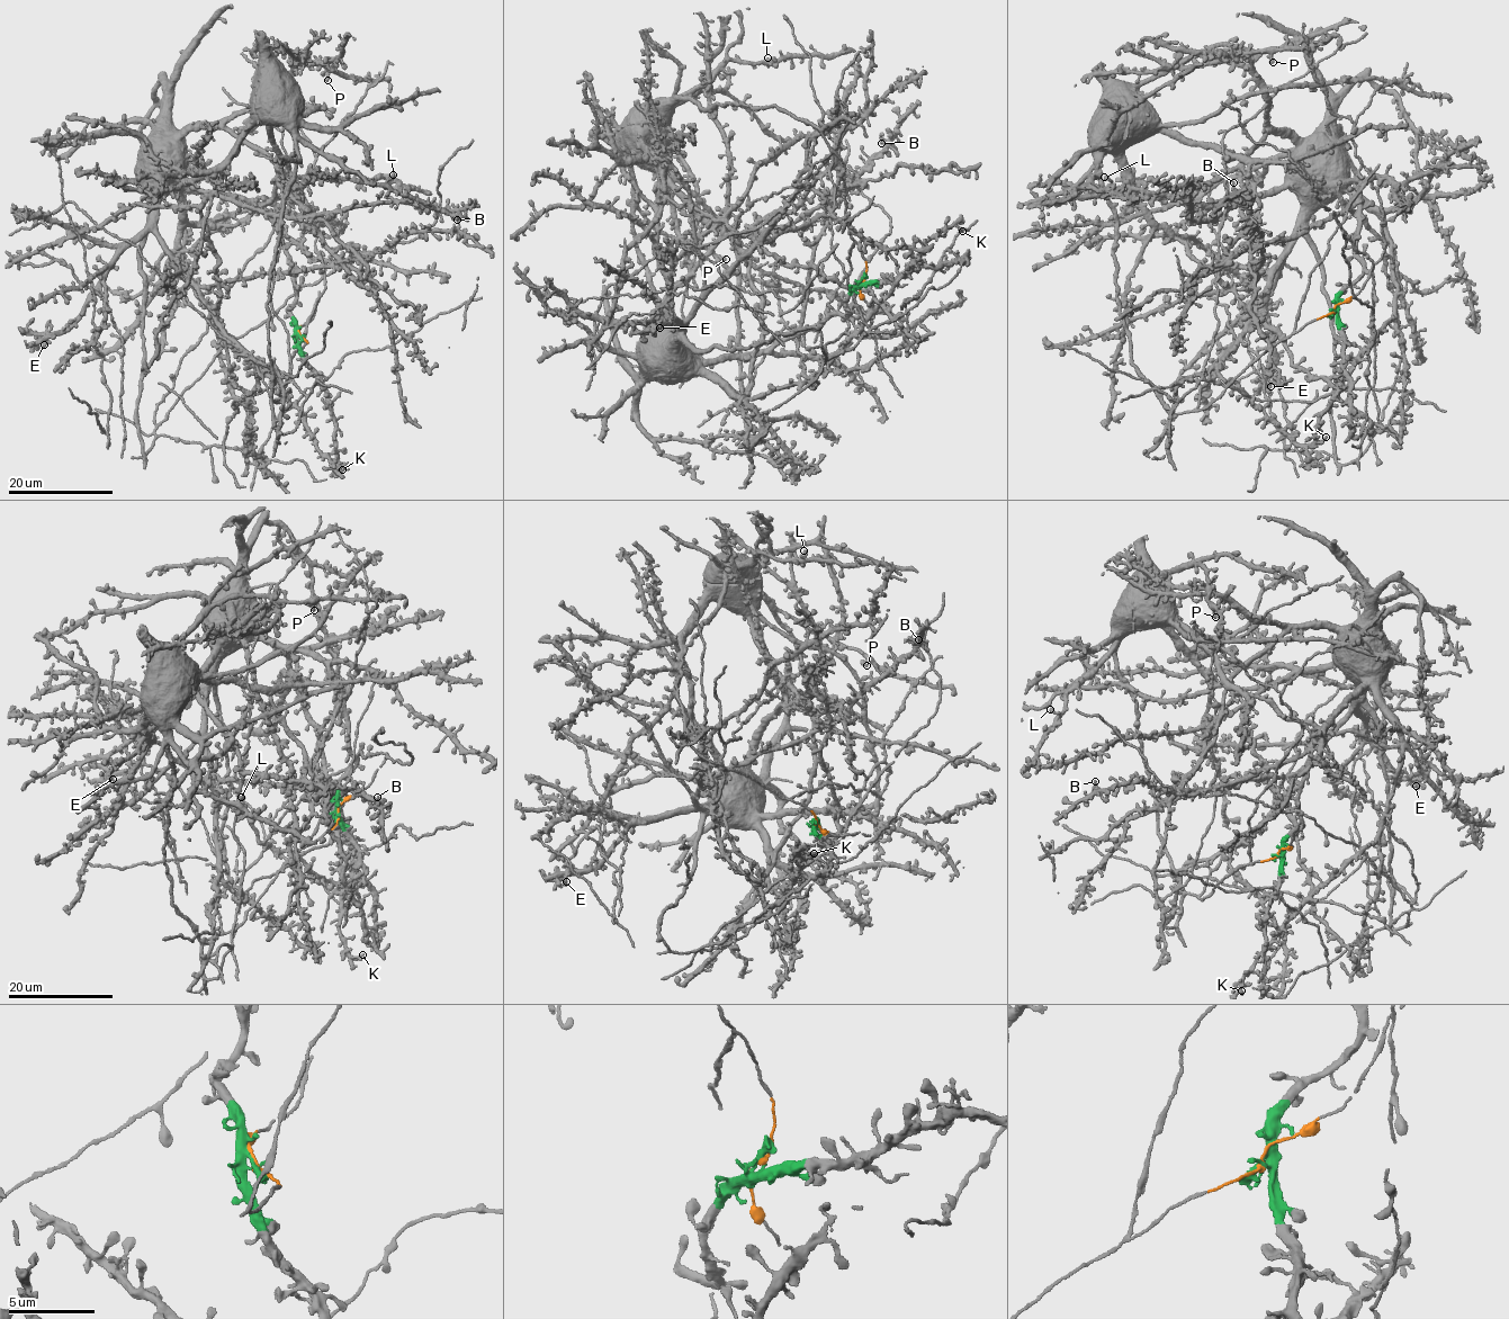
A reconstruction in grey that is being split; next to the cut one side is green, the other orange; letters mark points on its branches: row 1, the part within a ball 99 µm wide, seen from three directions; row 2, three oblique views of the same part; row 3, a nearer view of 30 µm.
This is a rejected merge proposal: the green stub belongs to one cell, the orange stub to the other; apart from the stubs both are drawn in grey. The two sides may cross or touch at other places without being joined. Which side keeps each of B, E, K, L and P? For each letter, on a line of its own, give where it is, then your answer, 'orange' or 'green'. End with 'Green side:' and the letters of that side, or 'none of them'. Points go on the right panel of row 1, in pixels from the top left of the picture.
B: (1233, 182) | green
E: (1271, 386) | green
K: (1326, 437) | green
L: (1104, 177) | orange
P: (1273, 62) | orange
Green side: B, E, K

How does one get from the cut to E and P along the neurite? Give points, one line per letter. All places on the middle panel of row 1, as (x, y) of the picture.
E: (861, 280), (849, 316), (790, 333), (756, 355), (693, 359), (667, 310), (672, 317), (658, 321), (659, 329)
P: (862, 280), (844, 169), (822, 132), (773, 105), (703, 110), (680, 99), (634, 158), (639, 211), (726, 260)

